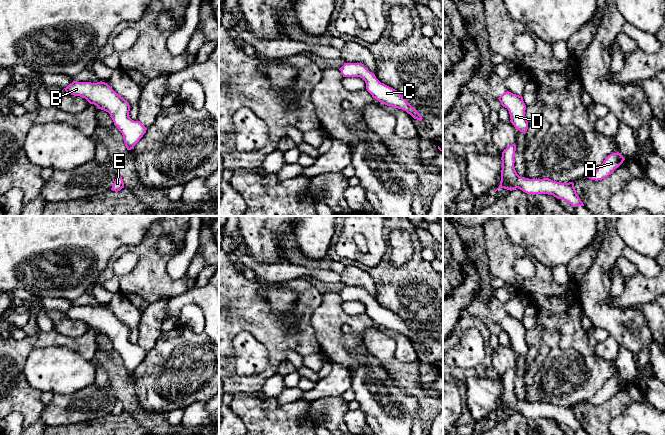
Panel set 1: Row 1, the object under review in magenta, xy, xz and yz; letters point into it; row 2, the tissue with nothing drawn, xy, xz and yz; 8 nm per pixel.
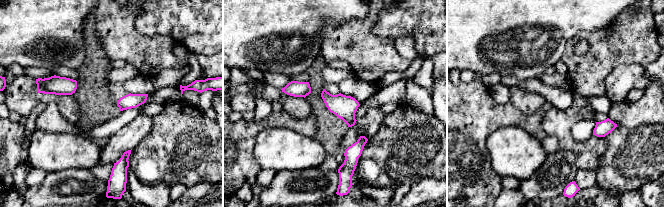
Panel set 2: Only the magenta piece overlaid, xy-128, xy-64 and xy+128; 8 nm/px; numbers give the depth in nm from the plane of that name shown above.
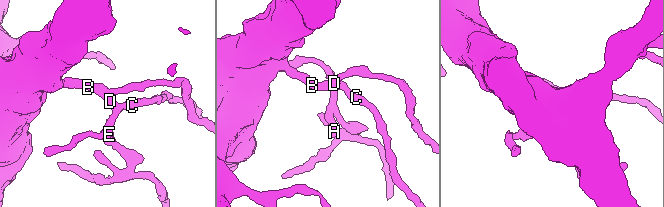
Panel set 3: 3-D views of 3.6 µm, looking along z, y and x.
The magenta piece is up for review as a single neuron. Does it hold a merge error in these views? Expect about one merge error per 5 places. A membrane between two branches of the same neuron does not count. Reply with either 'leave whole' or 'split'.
leave whole

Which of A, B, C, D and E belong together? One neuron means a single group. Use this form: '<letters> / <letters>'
A B C D E

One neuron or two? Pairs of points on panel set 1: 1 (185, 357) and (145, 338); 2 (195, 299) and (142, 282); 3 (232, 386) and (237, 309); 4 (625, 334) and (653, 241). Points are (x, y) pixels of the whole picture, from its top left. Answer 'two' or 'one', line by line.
1: two
2: two
3: one
4: two

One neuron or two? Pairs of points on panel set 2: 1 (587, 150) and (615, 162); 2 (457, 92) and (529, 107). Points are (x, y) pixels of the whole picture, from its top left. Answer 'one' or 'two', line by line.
1: two
2: two

